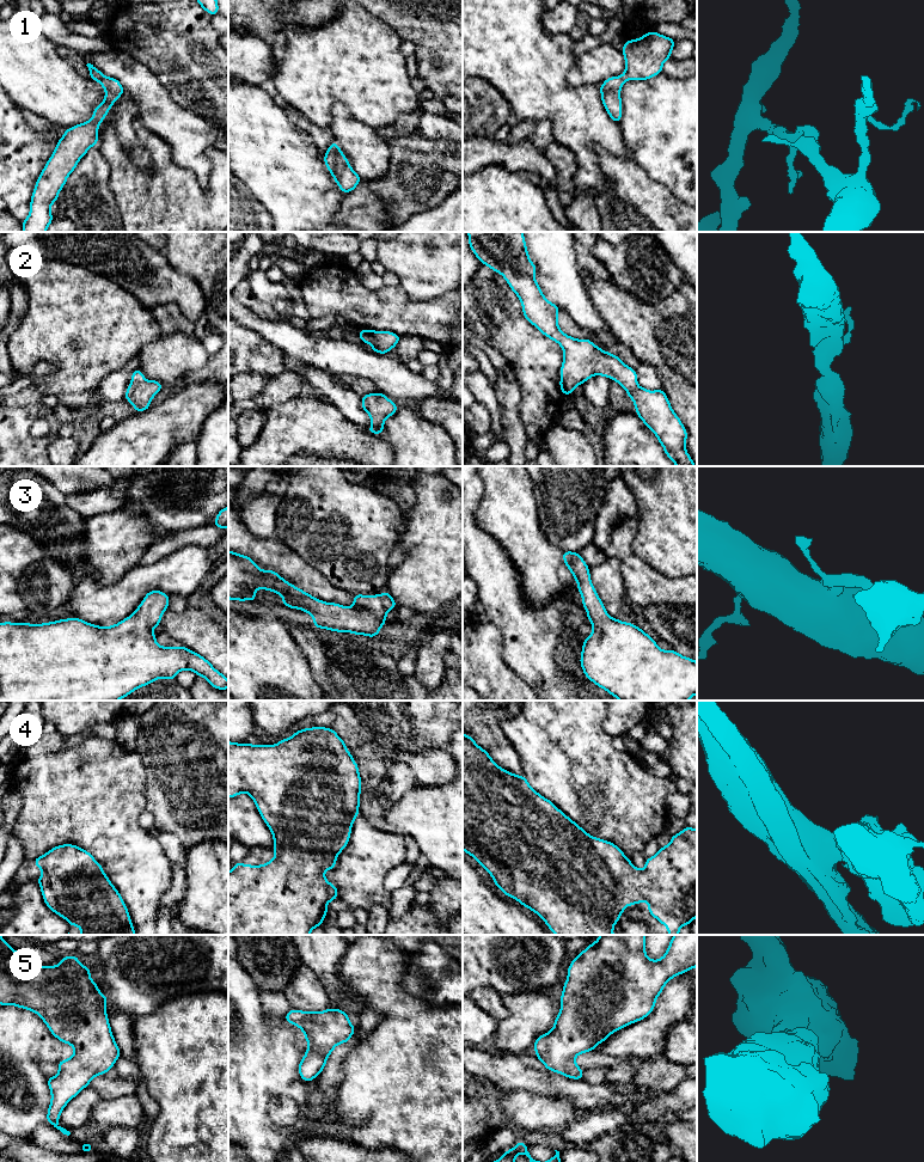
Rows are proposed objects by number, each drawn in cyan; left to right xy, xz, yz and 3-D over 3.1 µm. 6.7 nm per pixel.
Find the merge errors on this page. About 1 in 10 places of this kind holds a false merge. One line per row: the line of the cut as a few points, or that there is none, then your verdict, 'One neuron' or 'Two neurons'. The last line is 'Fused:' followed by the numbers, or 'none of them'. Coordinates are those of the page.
1: No split. One neuron
2: No split. One neuron
3: No split. One neuron
4: No split. One neuron
5: No split. One neuron
Fused: none of them

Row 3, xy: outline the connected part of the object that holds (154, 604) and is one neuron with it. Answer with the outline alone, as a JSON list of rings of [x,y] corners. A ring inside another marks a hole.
[[[151,591],[133,614],[111,626],[93,625],[80,618],[37,625],[0,623],[0,701],[118,701],[157,679],[175,680],[183,669],[206,678],[214,689],[228,689],[226,677],[200,654],[182,646],[161,647],[157,643],[153,628],[160,625],[169,600],[170,595],[164,592]]]

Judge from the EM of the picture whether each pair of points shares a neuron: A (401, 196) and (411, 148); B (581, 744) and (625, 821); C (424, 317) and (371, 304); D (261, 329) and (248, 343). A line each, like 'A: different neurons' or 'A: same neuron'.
A: same neuron
B: same neuron
C: same neuron
D: different neurons

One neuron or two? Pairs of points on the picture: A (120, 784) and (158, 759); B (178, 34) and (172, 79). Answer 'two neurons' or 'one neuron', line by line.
A: two neurons
B: one neuron

